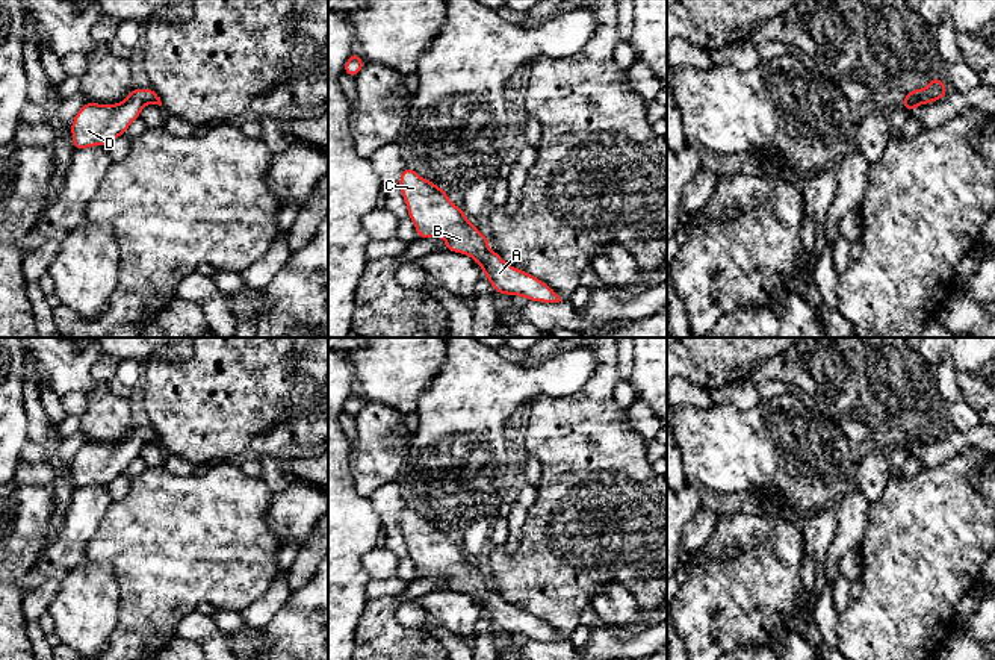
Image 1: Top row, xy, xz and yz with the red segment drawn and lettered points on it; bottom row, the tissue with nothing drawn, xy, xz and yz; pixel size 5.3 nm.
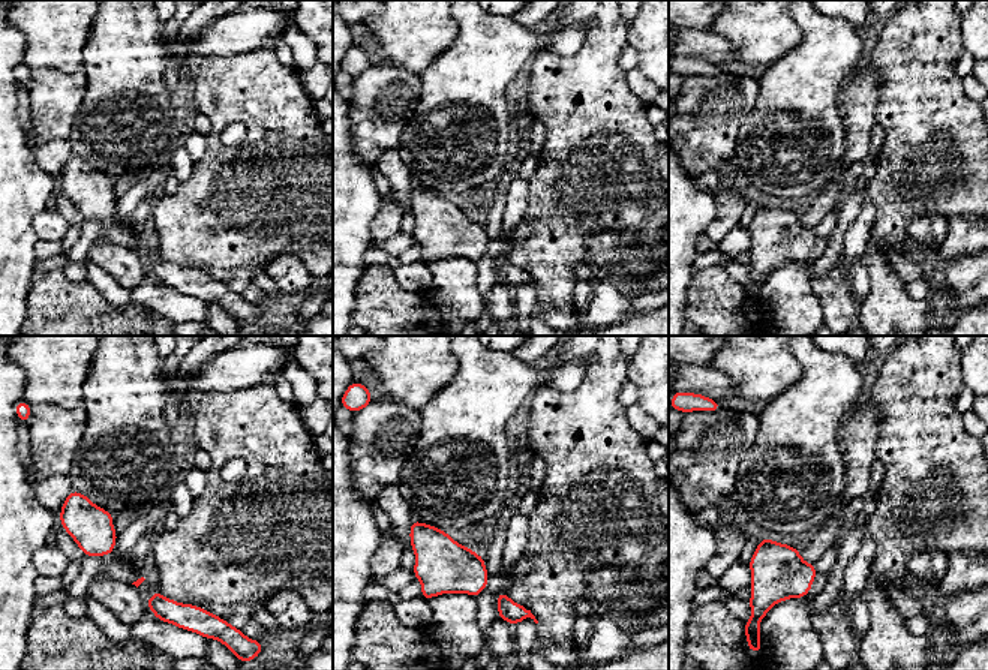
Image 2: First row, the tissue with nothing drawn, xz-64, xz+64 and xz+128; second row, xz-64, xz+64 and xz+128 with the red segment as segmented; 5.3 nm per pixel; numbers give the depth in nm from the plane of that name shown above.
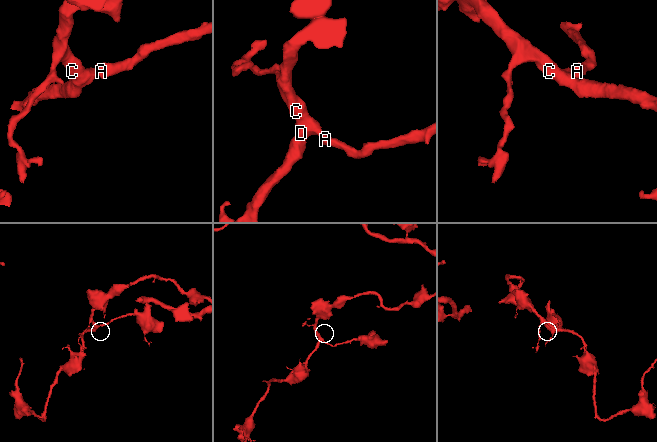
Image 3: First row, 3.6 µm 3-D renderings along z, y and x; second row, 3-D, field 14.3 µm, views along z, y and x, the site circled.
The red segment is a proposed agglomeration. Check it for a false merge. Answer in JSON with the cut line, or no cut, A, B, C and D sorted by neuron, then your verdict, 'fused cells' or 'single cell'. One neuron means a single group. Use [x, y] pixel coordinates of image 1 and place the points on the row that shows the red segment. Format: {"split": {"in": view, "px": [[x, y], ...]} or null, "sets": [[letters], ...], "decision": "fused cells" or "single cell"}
{"split": null, "sets": [["A", "B", "C", "D"]], "decision": "single cell"}

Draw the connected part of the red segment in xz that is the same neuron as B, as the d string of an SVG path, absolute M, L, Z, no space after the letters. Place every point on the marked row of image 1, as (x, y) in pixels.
M405 167L399 176L399 188L417 238L446 238L443 250L476 260L494 292L550 304L563 301L544 282L505 263L494 250L490 250L490 238L472 226L464 210L455 206L440 186Z

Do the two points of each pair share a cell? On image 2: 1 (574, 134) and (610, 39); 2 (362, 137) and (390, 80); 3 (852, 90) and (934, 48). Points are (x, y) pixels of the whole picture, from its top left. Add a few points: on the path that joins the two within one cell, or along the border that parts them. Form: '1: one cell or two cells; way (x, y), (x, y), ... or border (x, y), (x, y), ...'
1: one cell; way (588, 110), (588, 92), (595, 63)
2: one cell; way (375, 123), (381, 102), (389, 93)
3: two cells; border (876, 68), (882, 83), (874, 110)

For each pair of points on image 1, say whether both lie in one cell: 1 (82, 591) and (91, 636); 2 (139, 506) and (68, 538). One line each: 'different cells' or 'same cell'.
1: same cell
2: different cells

